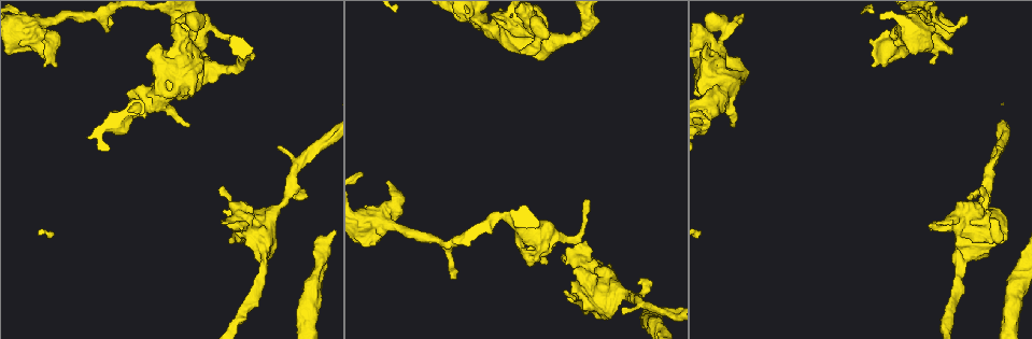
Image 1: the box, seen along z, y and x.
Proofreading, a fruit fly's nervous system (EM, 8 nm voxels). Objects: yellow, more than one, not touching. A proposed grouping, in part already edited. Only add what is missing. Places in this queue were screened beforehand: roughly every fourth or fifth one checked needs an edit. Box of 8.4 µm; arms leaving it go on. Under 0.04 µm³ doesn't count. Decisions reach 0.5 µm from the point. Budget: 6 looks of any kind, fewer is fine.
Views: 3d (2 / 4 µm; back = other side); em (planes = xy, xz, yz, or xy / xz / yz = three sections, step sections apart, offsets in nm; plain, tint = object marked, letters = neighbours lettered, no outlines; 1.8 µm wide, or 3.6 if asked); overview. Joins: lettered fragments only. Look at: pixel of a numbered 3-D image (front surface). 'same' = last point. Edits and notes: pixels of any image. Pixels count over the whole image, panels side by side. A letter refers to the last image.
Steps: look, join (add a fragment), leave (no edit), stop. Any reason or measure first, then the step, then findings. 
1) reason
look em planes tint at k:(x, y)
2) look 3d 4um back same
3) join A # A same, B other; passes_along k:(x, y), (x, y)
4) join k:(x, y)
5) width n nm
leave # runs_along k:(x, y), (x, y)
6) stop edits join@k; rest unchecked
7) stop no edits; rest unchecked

touches itself
look em yz step 16 tint at 1:(389, 187)

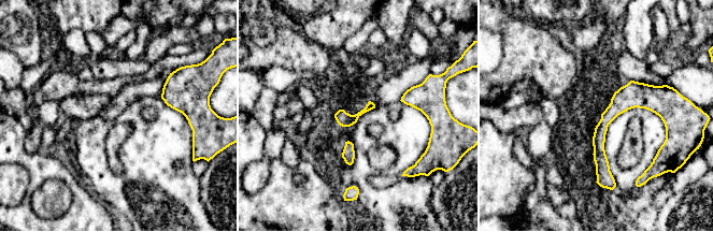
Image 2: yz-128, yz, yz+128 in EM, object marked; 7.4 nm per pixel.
another direction
look em planes tint same

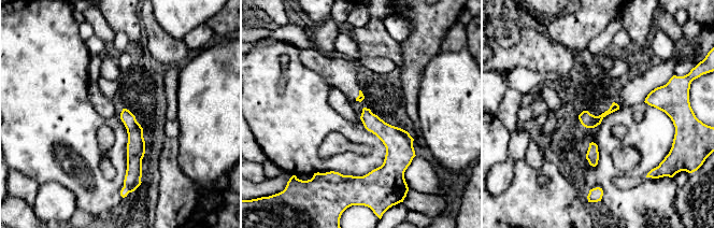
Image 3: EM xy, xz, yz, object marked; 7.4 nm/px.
look em planes letters same

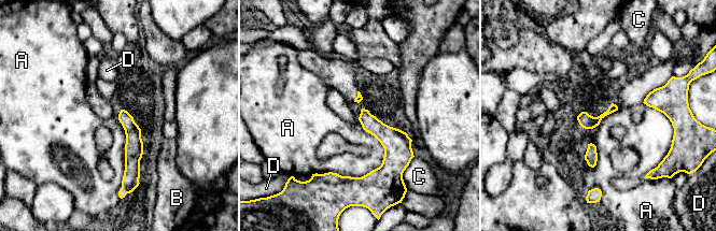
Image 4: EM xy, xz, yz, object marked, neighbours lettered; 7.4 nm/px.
leave # A other, B other, C other, D other; border 4:(359, 118), (382, 162), (325, 173); none of them fits

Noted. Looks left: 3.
branch stops here
look 3d 2um at 1:(589, 199)

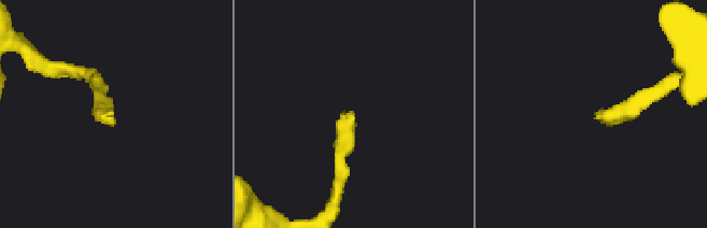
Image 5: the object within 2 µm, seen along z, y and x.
now the EM
look em planes tint at 5:(595, 113)

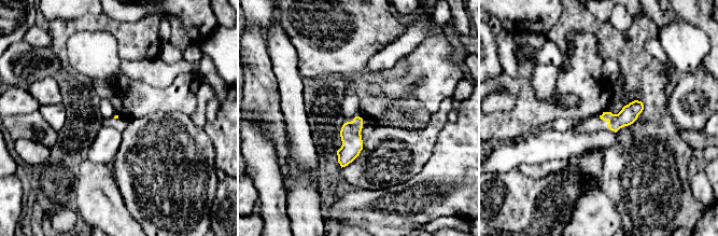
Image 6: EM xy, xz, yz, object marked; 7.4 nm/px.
look em planes letters same

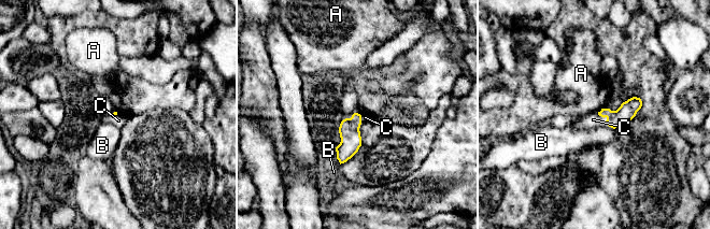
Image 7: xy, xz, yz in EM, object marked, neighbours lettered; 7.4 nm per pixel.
join C # A other, B other, C same; passes_along 7:(351, 141), (352, 115), (365, 117); it goes on there

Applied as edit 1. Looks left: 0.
stop edits join@7; rest unchecked

